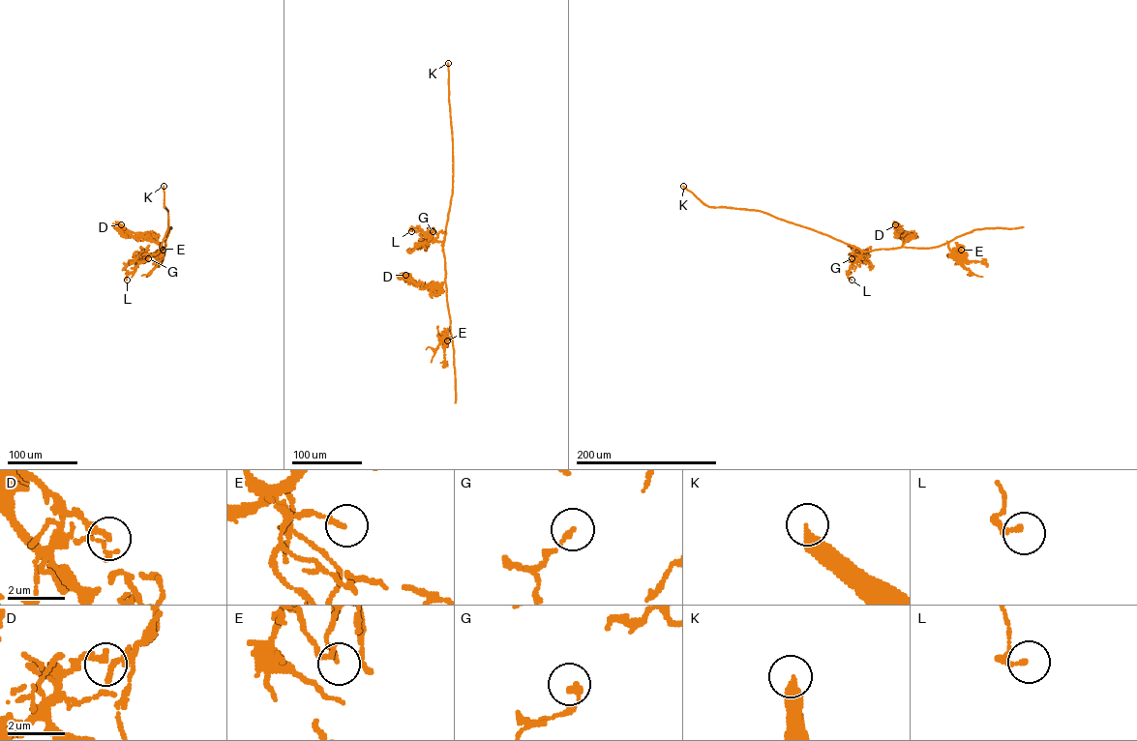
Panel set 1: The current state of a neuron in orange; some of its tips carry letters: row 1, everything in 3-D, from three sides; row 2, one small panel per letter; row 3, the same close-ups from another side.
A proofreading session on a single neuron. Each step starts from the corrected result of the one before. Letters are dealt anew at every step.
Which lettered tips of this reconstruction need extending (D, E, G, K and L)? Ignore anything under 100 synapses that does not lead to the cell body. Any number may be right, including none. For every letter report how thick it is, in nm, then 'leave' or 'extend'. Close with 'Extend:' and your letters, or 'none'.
D: 260 nm | leave
E: 170 nm | leave
G: 180 nm | leave
K: 400 nm | extend
L: 190 nm | leave
Extend: K

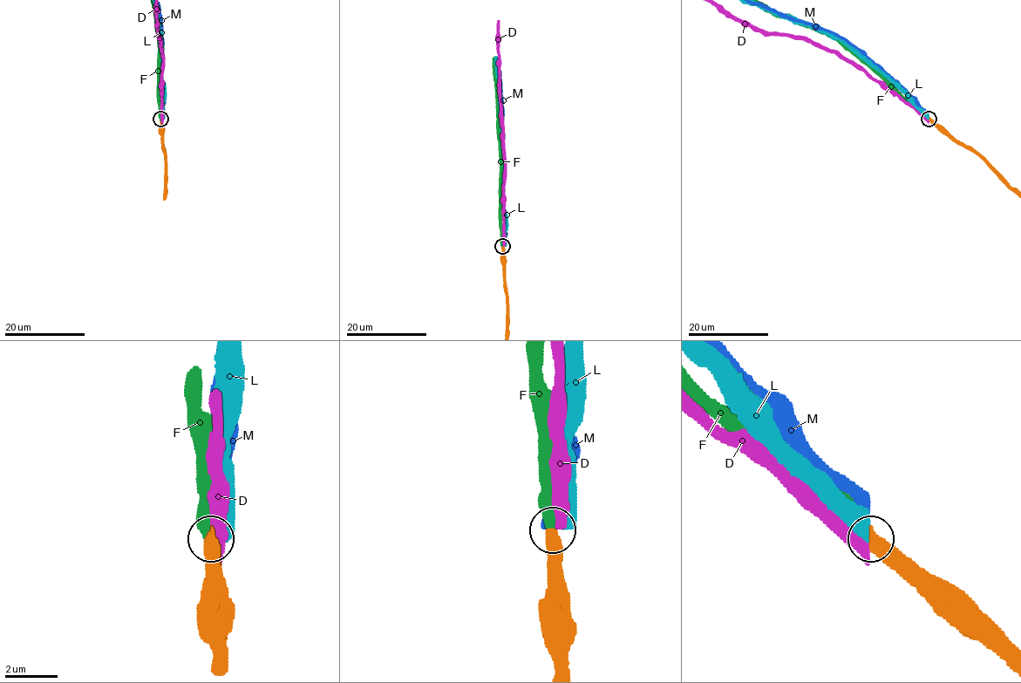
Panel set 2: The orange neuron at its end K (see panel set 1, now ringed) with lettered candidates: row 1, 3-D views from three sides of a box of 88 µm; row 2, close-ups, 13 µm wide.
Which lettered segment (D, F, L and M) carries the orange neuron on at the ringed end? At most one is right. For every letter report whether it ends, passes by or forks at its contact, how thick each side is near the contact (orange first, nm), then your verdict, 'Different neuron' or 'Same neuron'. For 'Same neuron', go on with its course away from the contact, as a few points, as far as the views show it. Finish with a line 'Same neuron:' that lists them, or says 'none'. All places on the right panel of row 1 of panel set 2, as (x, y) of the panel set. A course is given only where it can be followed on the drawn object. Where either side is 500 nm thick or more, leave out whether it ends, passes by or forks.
D: Thickness 550 nm (orange) against 500 nm. Different neuron
F: Thickness 500 nm (orange) against 500 nm. Same neuron
L: Thickness 480 nm (orange) against 550 nm. Different neuron
M: It ends there. Thickness 400 nm (orange) against 460 nm. Different neuron
Same neuron: F

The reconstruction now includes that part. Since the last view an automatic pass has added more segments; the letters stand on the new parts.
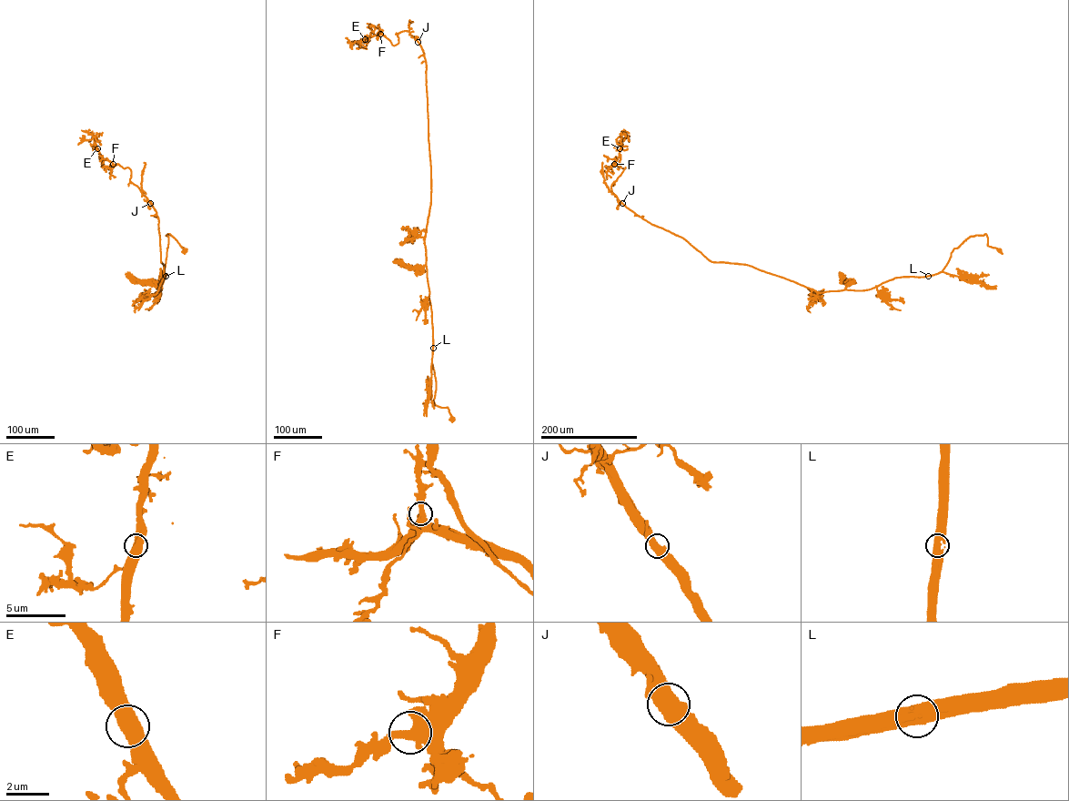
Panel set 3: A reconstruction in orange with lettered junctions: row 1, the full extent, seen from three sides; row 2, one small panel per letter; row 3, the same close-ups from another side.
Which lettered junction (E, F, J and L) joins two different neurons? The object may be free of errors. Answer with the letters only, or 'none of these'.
none of these

